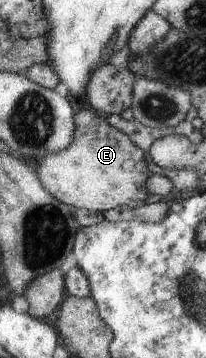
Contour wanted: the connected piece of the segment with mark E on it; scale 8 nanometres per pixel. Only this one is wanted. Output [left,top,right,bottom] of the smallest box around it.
[36,108,151,213]

